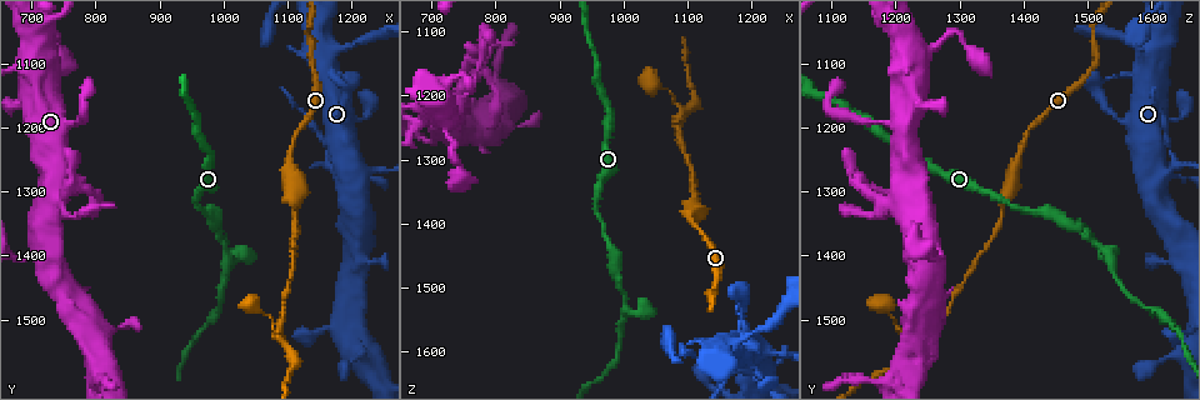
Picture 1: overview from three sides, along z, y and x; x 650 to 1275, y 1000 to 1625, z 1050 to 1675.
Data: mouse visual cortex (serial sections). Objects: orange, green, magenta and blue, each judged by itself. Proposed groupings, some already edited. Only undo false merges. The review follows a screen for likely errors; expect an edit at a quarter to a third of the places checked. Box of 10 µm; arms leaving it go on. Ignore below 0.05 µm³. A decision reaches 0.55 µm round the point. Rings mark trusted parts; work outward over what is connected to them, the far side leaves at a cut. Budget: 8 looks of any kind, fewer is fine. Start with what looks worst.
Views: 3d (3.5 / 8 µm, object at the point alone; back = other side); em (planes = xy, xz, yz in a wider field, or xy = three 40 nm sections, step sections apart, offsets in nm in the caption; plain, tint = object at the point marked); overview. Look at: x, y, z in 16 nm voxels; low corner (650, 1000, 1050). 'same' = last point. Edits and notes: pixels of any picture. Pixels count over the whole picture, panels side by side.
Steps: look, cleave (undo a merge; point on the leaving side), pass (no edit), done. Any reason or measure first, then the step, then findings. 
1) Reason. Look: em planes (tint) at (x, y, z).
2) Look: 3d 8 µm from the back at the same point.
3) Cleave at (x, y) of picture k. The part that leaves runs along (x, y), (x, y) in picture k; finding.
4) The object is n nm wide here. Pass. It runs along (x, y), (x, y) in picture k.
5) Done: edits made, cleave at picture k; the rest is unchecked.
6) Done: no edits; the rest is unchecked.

Three-way junction. Look: 3d 3.5 µm from the back at (1095, 1535, 1225).

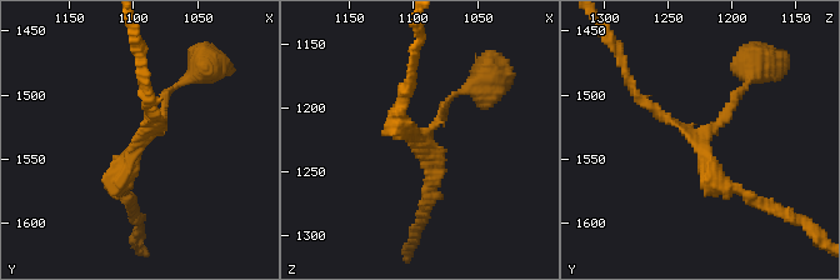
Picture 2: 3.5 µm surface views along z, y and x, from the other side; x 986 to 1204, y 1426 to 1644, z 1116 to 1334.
Look: em planes (tint) at (1092, 1534, 1224).

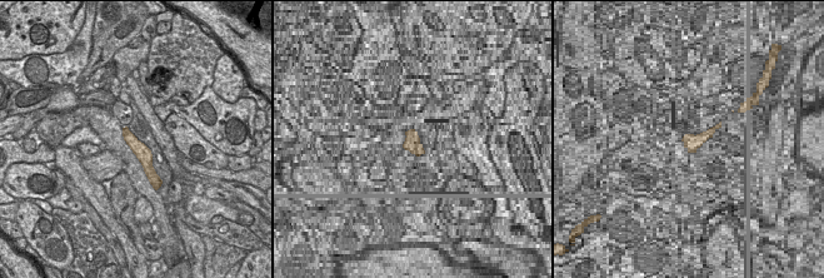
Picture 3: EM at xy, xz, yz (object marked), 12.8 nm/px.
Look: em xy step 5 (tint) at the same point.

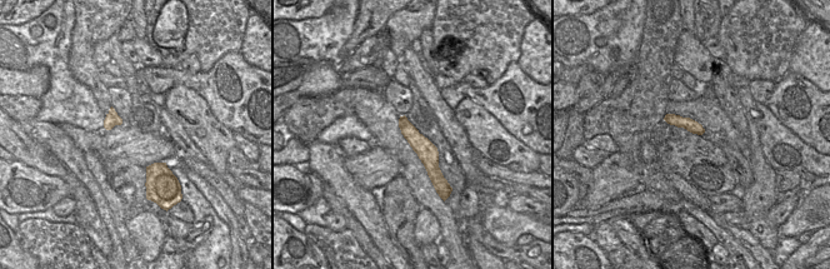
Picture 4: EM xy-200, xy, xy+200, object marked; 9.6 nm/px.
3 arms meet here. Pass. It runs along (426, 205), (423, 141), (458, 93) in picture 2; one cell here.

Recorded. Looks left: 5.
Thick turns thin. Look: 3d 3.5 µm at (1215, 1555, 1635).

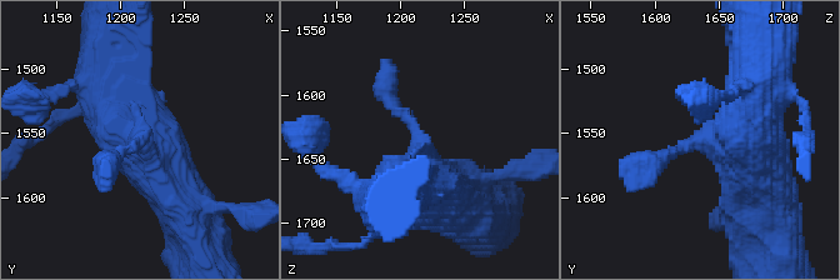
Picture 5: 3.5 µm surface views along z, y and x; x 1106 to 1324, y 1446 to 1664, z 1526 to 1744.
Look: em xy step 2 (tint) at (1214, 1558, 1636).

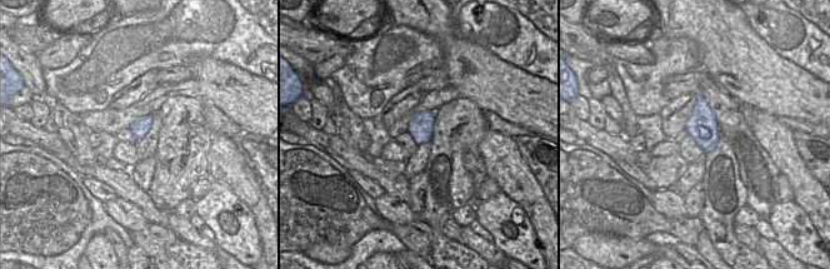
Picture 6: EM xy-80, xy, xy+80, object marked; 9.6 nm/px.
Pass. It runs along (749, 103), (640, 173) in picture 5; one cell here.

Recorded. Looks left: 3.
Look: 3d 3.5 µm from the back at (740, 1310, 1200).

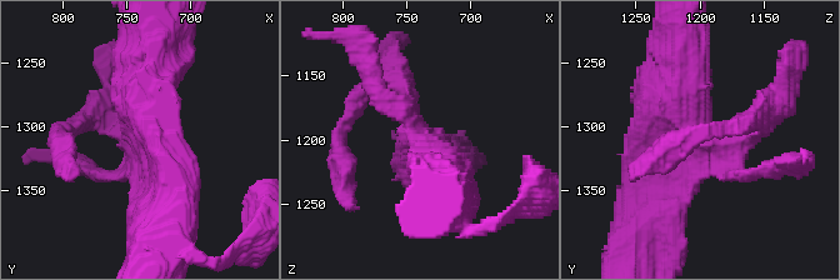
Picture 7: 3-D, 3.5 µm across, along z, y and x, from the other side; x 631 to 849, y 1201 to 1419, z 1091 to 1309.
Shape alone is not enough. Look: em xy step 2 (tint) at the same point.

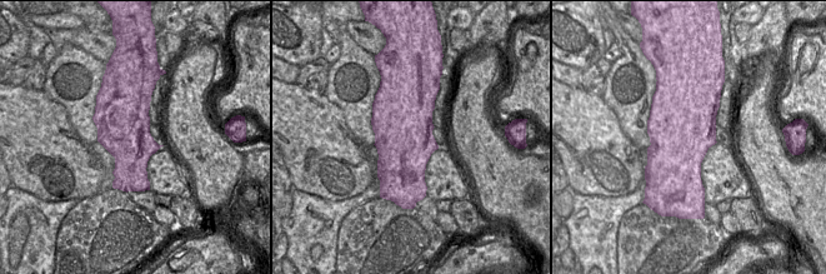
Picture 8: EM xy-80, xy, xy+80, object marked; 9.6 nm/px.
Cleave at (100, 119) of picture 7. Two cells meet here.

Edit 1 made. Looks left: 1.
Done: edits made, cleave at picture 7; the rest is unchecked.

